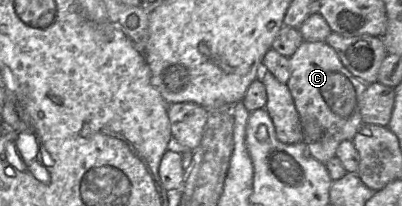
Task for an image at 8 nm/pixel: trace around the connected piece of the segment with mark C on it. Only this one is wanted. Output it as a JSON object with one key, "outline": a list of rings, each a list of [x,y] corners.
{"outline":[[[304,40],[289,61],[291,73],[287,86],[299,114],[303,142],[309,154],[325,164],[335,157],[339,144],[352,140],[363,124],[361,107],[367,84],[344,67],[326,42]]]}

